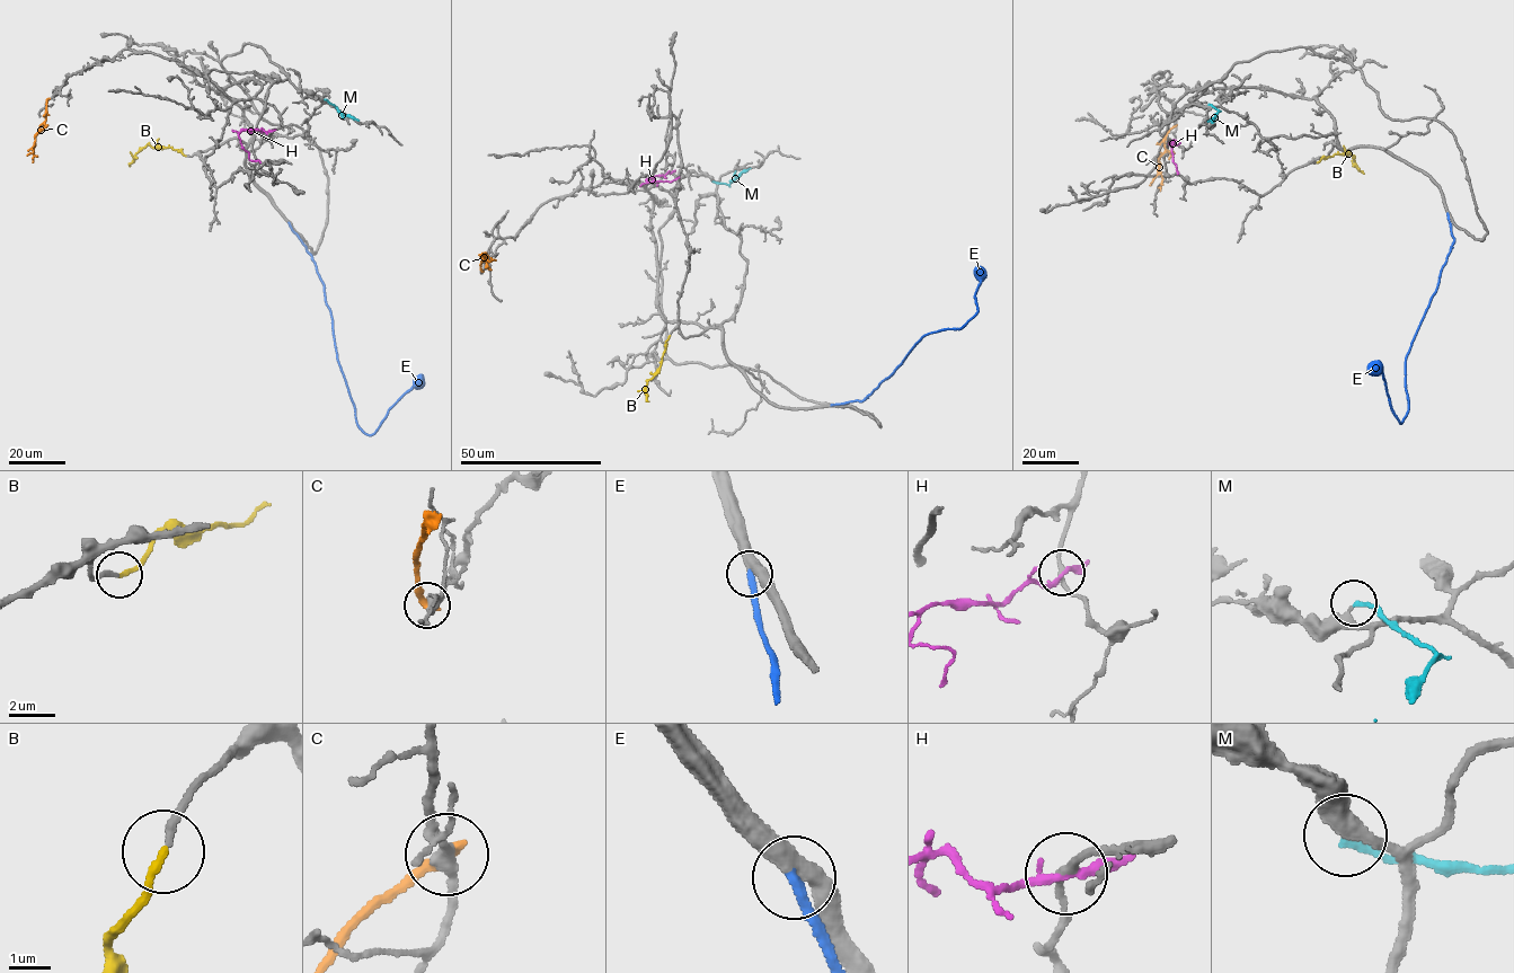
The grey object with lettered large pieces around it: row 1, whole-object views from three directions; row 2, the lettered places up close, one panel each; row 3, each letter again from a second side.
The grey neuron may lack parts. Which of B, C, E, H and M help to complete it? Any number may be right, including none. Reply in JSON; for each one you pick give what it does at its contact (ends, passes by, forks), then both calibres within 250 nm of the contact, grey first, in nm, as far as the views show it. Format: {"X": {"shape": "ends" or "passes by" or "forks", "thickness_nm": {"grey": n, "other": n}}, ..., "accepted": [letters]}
{"B": {"shape": "ends", "thickness_nm": {"grey": 180, "other": 170}}, "E": {"shape": "ends", "thickness_nm": {"grey": 440, "other": 280}}, "accepted": ["B", "E"]}

